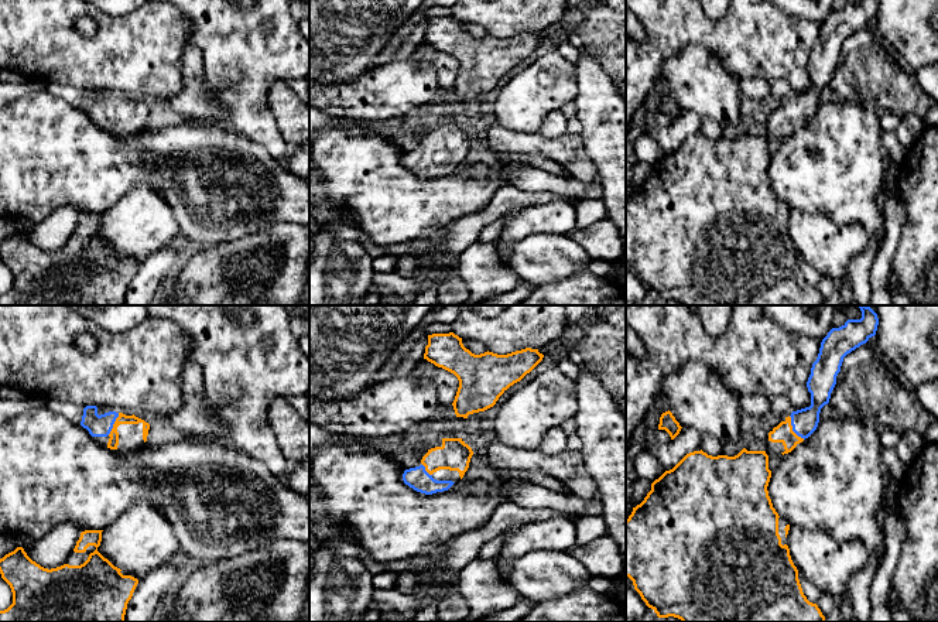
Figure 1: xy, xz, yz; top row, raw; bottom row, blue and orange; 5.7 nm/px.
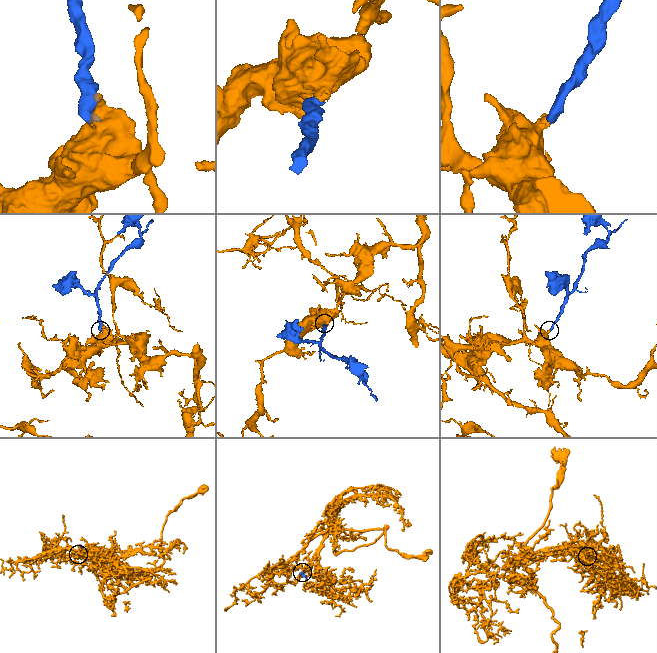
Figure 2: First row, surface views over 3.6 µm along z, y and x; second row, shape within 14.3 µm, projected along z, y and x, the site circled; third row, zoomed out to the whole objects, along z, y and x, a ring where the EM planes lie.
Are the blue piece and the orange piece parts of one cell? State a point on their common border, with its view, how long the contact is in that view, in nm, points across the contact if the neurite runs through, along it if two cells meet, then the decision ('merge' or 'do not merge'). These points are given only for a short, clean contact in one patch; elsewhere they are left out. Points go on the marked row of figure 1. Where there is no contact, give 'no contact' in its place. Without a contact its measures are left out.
yz (793, 429) | 160 nm | across yz (804, 421), (793, 429), (783, 433) | merge

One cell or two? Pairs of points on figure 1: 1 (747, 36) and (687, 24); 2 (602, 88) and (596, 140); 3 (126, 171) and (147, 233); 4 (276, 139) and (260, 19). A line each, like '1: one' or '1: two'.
1: one
2: one
3: two
4: one

